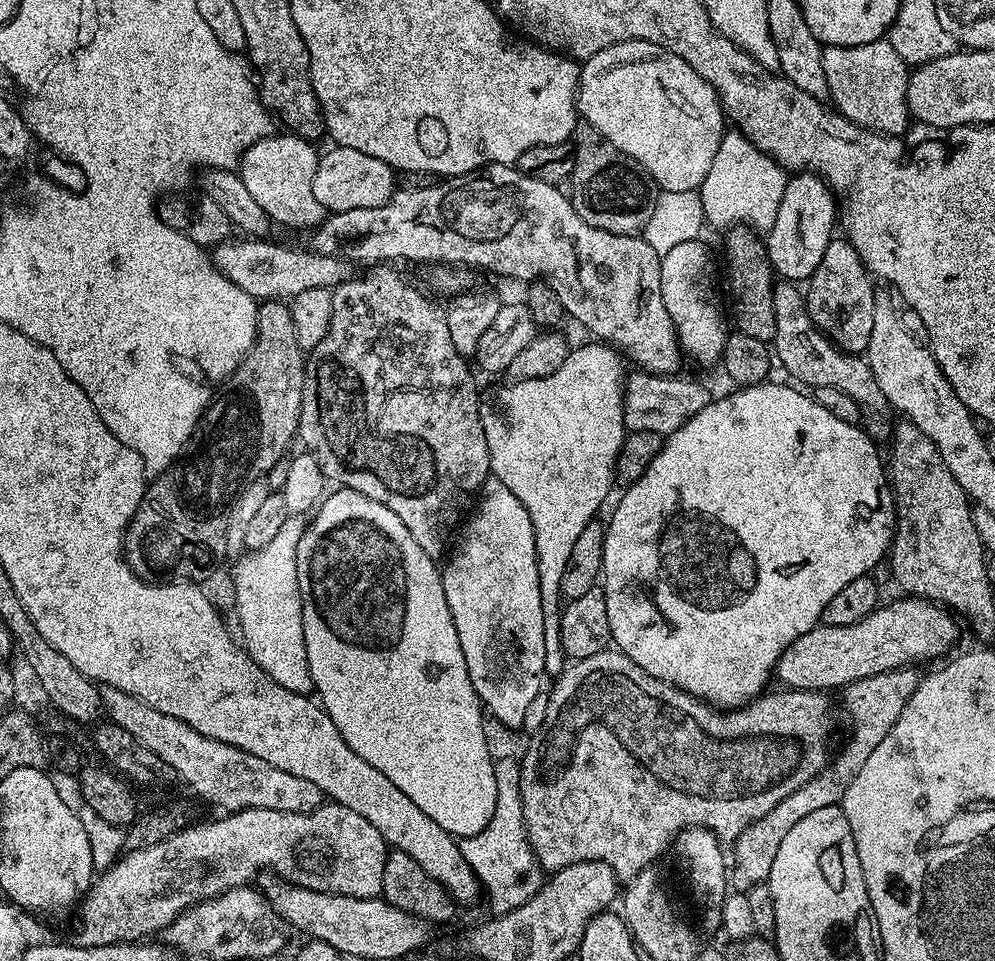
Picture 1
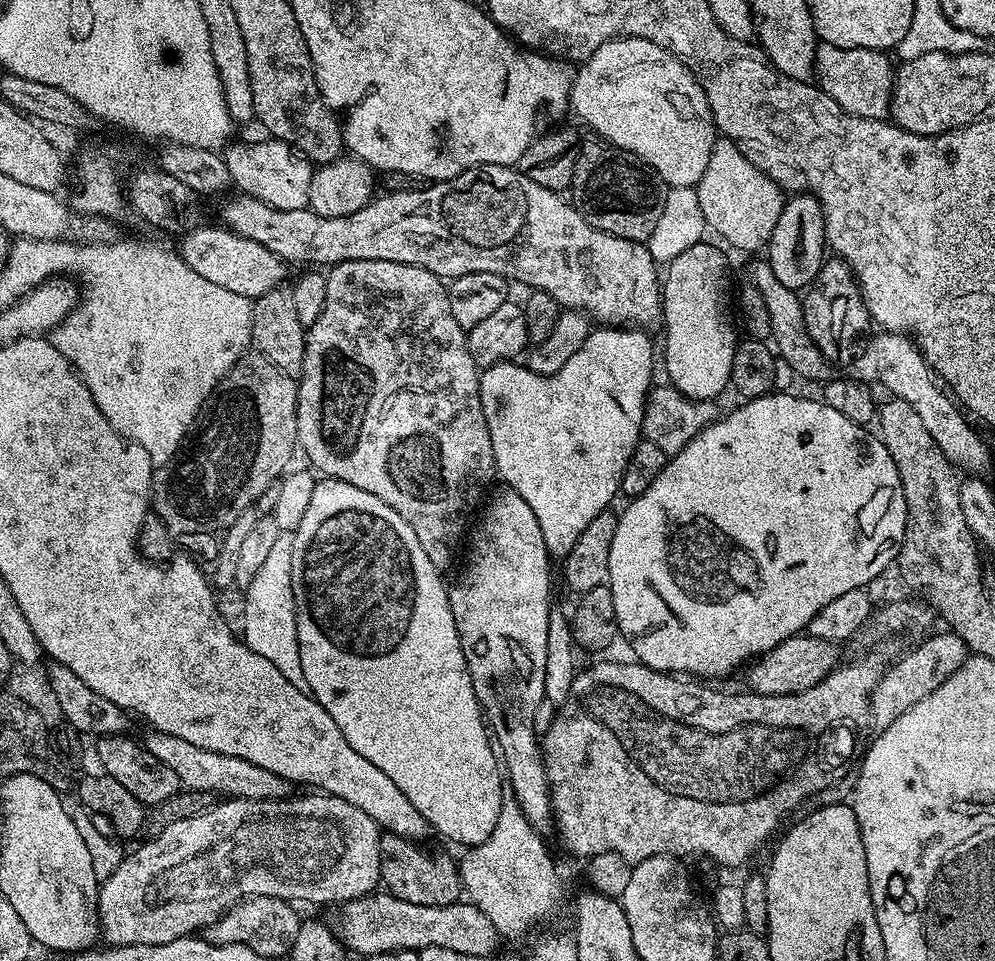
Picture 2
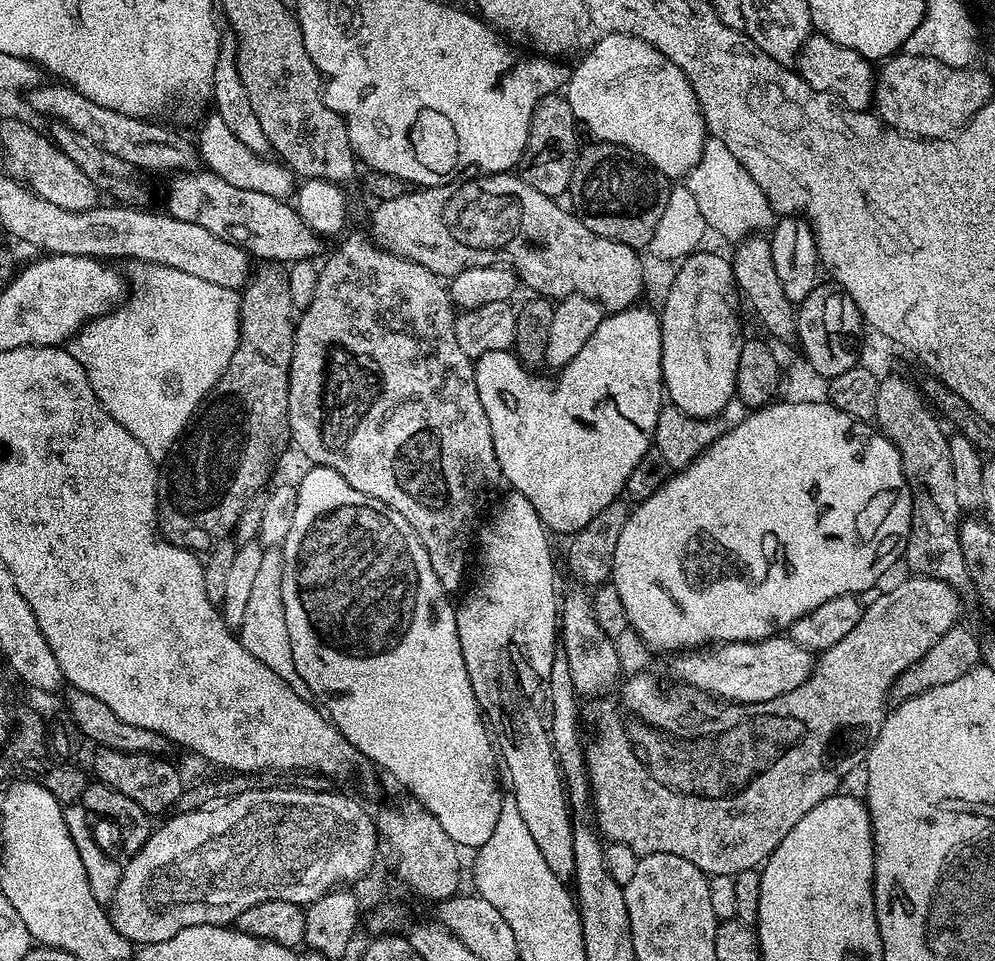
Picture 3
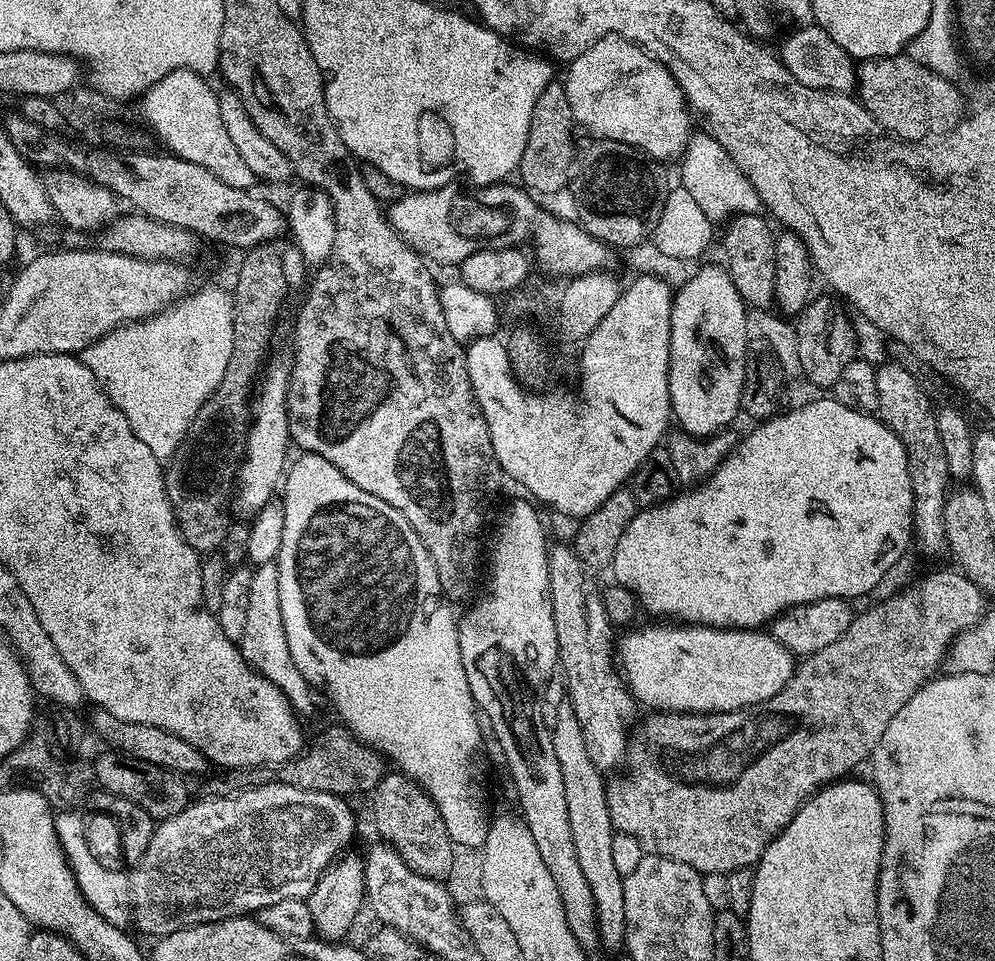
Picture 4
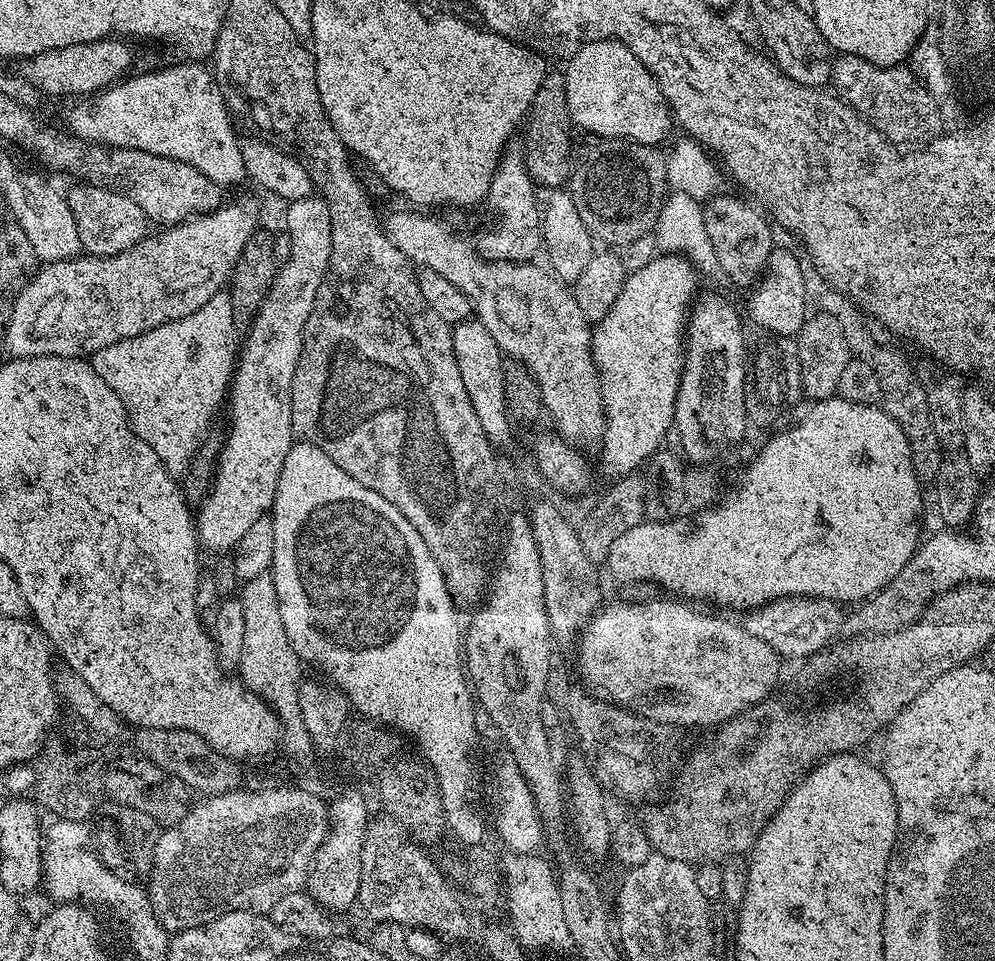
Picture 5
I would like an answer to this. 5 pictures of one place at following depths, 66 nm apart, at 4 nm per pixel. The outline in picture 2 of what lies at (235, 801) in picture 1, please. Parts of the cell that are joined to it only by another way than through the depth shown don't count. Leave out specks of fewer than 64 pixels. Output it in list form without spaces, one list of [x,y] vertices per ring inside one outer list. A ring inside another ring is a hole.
[[[148,730],[142,736],[142,743],[146,750],[150,750],[150,754],[154,754],[154,758],[158,758],[158,762],[166,762],[166,766],[170,766],[174,774],[178,774],[185,789],[215,792],[220,798],[246,800],[286,800],[293,795],[294,785],[291,780],[278,774],[270,774],[270,770],[262,770],[262,766],[254,766],[254,762],[246,762],[244,758],[214,754],[214,750],[202,750],[202,746],[194,746],[182,738],[174,738],[174,734],[155,730]]]

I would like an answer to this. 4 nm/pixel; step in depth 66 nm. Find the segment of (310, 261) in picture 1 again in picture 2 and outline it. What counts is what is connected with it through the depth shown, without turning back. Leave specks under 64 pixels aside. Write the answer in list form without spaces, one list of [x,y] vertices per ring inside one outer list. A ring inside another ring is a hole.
[[[197,226],[191,232],[183,233],[184,240],[178,245],[180,257],[206,282],[214,282],[214,286],[222,286],[222,290],[230,290],[233,294],[242,294],[255,298],[270,290],[281,287],[284,281],[285,261],[278,254],[266,250],[266,246],[258,246],[258,242],[250,242],[250,238],[242,238],[229,228],[204,228]]]

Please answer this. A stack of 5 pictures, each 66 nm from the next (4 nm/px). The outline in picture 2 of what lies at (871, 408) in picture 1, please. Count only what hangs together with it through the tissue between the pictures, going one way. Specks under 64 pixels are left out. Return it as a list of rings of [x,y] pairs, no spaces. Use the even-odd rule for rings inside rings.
[[[760,258],[760,261],[753,266],[750,284],[751,287],[758,290],[762,302],[770,314],[770,326],[772,327],[770,340],[778,353],[779,359],[783,363],[785,360],[804,380],[827,381],[830,376],[830,373],[828,373],[830,365],[828,359],[818,350],[818,346],[814,346],[810,334],[806,330],[804,325],[804,305],[801,297],[793,289],[782,286],[782,282],[778,282],[774,270],[768,265],[767,259],[764,258]]]

